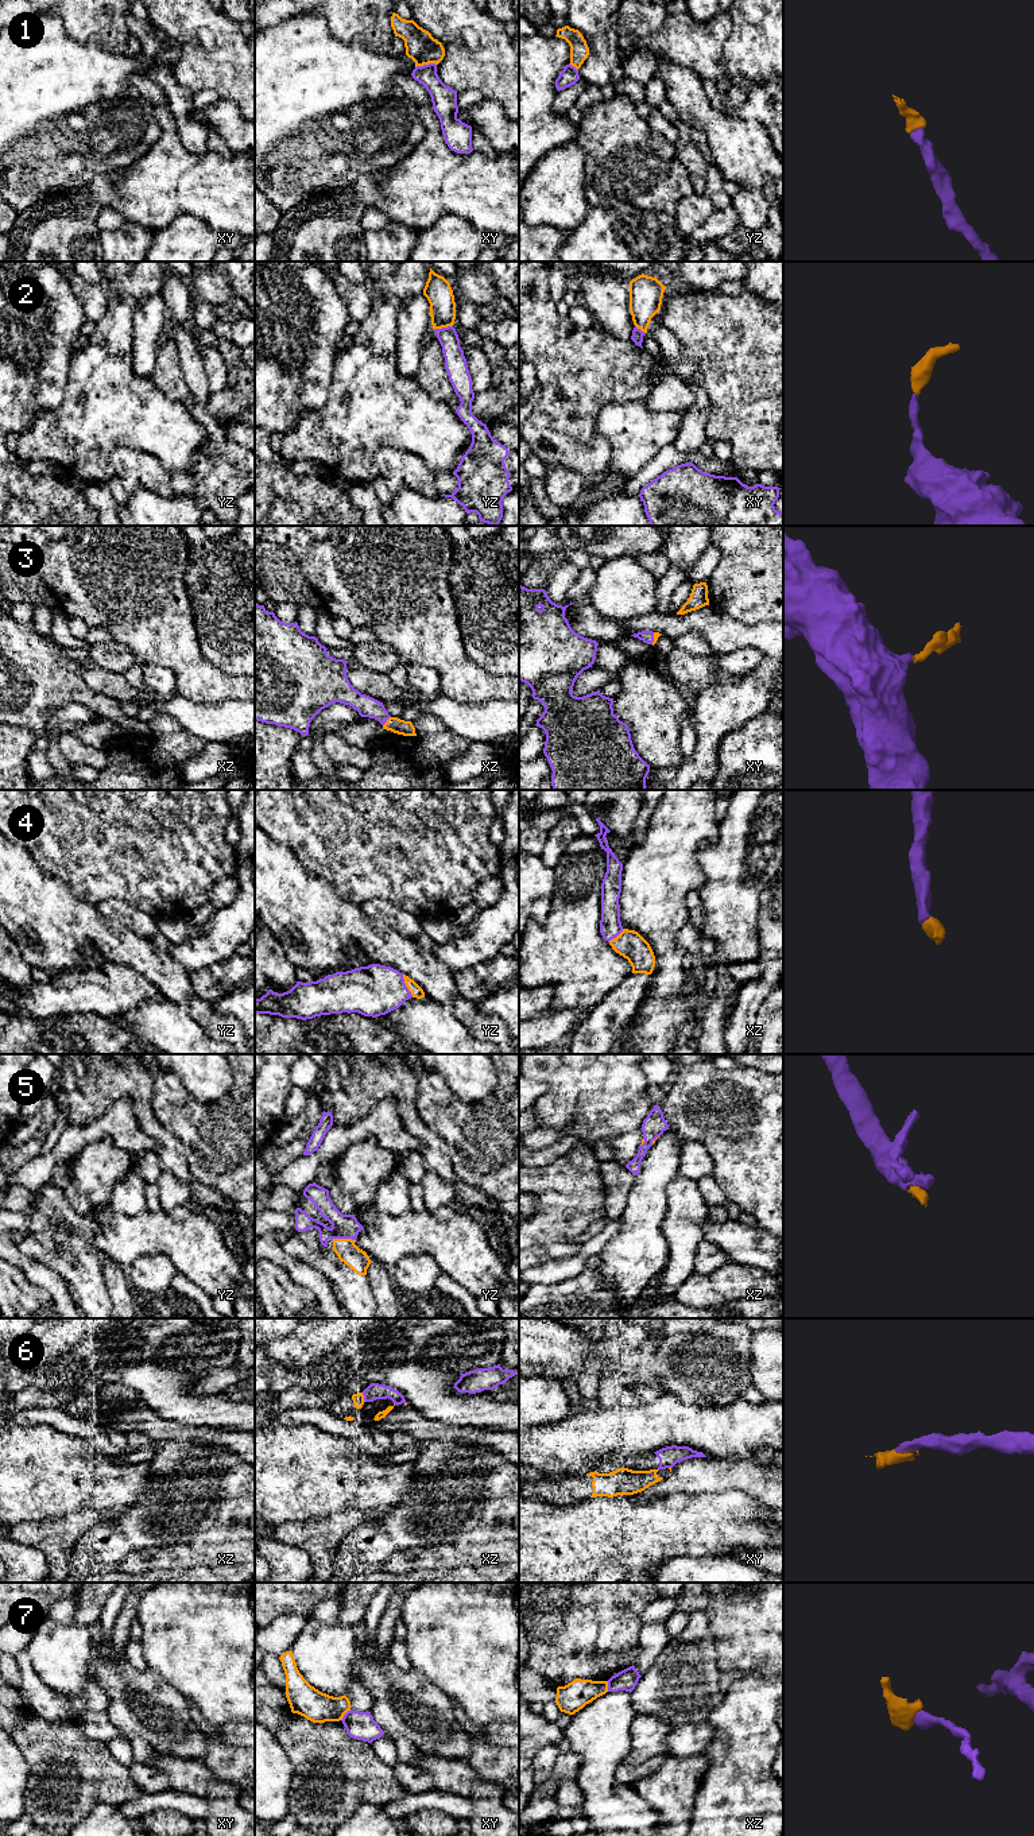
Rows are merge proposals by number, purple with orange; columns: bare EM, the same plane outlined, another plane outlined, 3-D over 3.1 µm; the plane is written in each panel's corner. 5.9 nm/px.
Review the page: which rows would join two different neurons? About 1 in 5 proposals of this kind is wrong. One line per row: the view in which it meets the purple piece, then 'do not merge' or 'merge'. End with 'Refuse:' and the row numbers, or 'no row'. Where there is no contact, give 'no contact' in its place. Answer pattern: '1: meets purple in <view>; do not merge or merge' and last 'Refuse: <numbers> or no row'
1: meets purple in xy; merge
2: meets purple in yz; merge
3: meets purple in xz; merge
4: meets purple in yz; merge
5: meets purple in yz; merge
6: meets purple in xz; do not merge
7: meets purple in xy; do not merge
Refuse: 6, 7

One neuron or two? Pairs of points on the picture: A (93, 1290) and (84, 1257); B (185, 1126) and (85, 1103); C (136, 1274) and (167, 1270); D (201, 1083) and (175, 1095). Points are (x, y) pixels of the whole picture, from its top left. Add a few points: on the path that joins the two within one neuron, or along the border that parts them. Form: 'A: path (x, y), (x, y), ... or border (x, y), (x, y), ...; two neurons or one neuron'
A: path (89, 1282), (89, 1265); one neuron
B: border (151, 1088), (153, 1112), (181, 1141); two neurons
C: path (144, 1274), (153, 1274), (159, 1270); one neuron
D: border (181, 1081), (188, 1089); two neurons

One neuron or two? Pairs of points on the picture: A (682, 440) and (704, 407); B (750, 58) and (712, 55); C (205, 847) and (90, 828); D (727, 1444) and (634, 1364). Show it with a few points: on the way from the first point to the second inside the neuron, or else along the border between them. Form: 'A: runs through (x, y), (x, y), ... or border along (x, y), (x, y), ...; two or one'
A: runs through (690, 432), (697, 415); one
B: border along (731, 26), (731, 34), (723, 47), (725, 78); two
C: runs through (177, 847), (163, 845), (144, 828), (119, 828); one
D: border along (658, 1391), (670, 1391), (692, 1405); two

